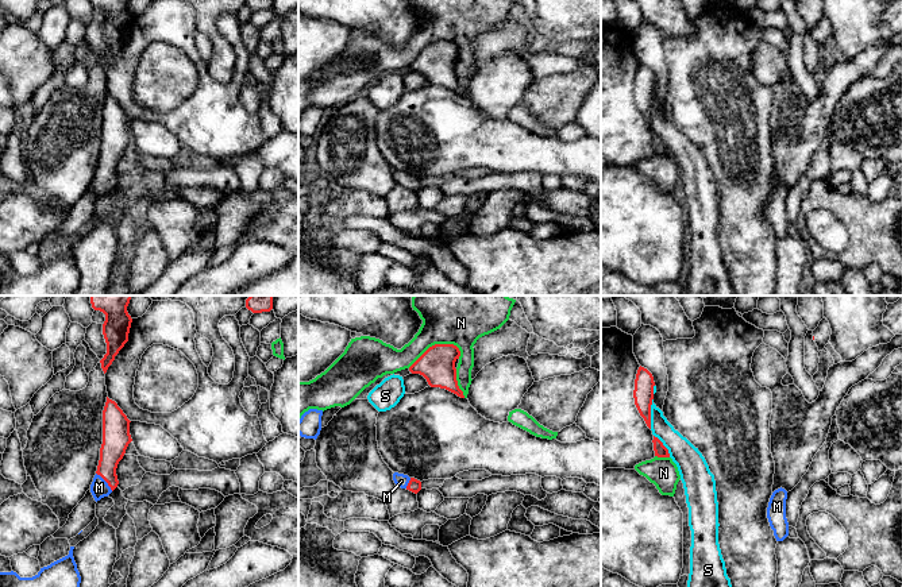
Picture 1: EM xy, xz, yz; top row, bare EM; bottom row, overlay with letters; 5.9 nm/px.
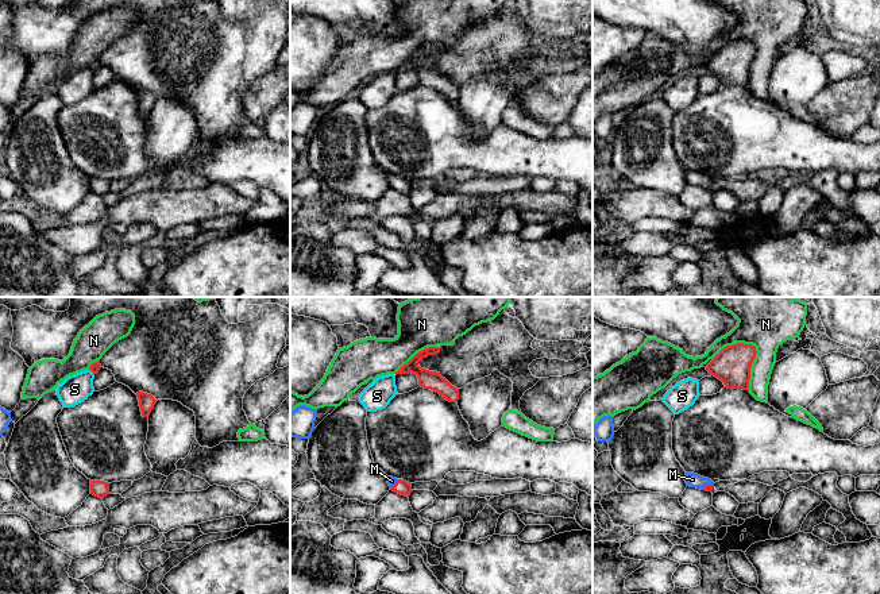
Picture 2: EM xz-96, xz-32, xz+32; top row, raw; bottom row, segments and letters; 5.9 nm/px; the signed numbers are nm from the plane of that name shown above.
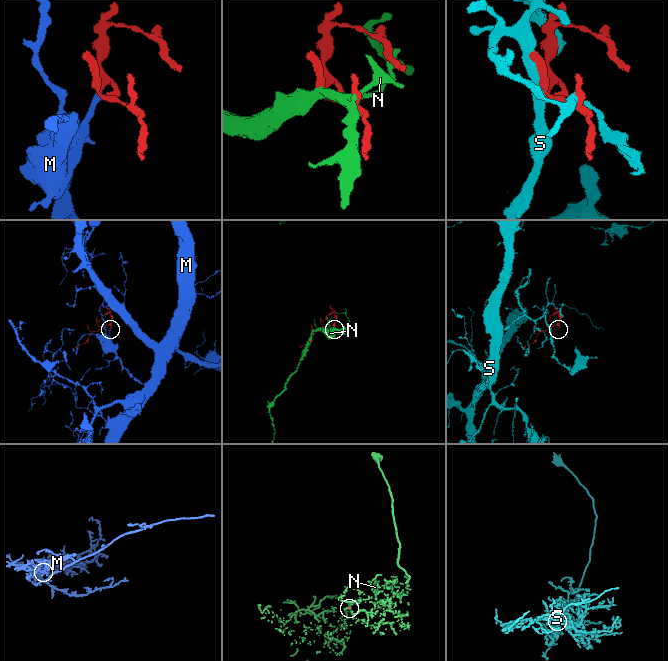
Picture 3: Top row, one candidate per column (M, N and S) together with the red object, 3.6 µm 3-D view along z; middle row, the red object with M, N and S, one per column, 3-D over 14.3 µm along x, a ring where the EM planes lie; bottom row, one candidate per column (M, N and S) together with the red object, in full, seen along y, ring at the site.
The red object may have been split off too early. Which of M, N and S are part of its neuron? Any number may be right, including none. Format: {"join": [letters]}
{"join": ["M"]}

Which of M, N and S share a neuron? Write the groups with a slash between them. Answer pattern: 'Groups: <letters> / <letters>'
Groups: M / N / S

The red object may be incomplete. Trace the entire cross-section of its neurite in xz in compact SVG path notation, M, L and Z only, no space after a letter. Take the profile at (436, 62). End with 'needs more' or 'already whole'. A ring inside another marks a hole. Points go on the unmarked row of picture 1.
M435 42L409 65L409 69L423 73L431 85L446 86L465 96L456 78L455 59L459 54L460 49L456 43Z | already whole

